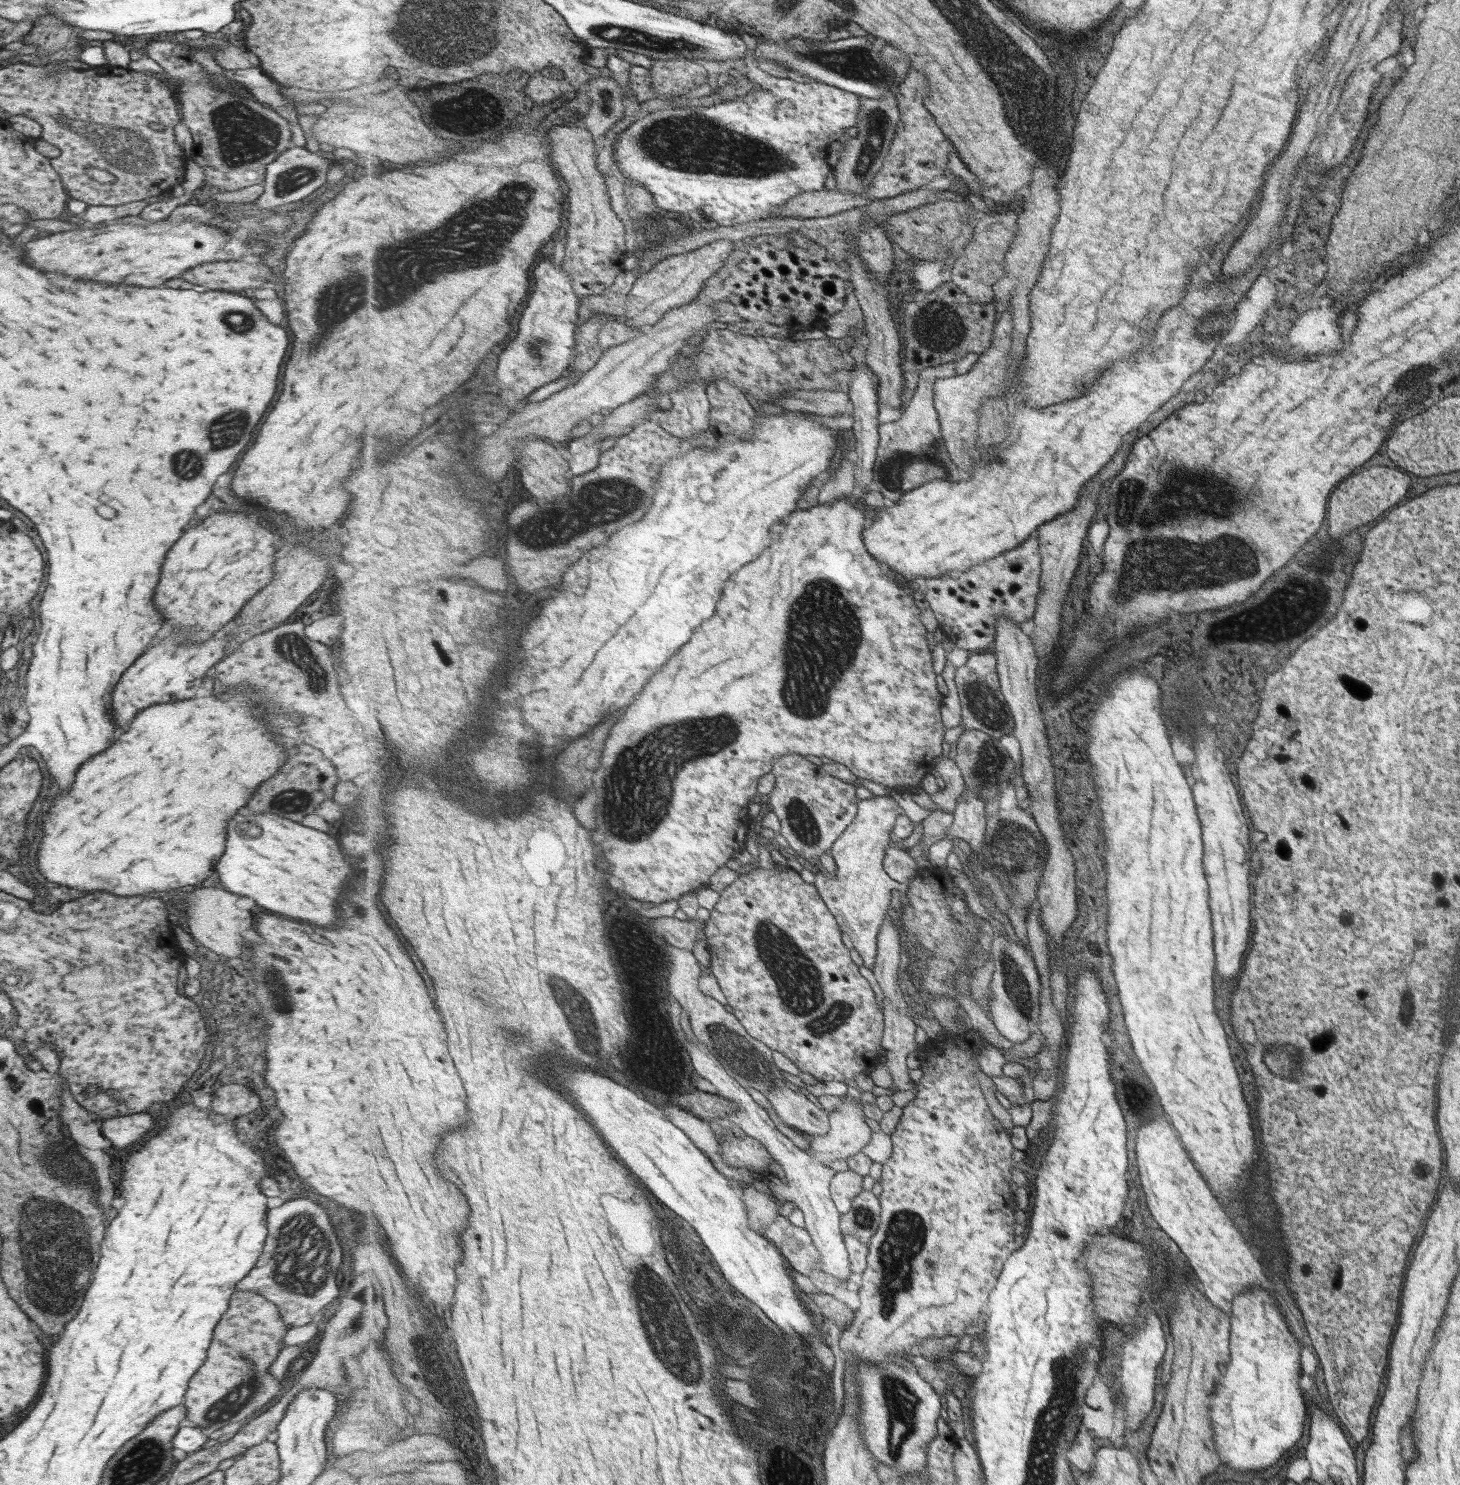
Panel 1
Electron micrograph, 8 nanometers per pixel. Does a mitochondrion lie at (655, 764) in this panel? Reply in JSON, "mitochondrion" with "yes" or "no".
{"mitochondrion":"yes"}

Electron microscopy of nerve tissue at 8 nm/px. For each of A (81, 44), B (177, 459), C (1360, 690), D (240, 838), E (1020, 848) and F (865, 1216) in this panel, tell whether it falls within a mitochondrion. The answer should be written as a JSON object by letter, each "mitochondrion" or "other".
{"A":"other","B":"mitochondrion","C":"mitochondrion","D":"other","E":"mitochondrion","F":"mitochondrion"}

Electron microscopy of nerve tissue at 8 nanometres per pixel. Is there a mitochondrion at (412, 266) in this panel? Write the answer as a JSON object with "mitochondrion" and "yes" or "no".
{"mitochondrion":"yes"}

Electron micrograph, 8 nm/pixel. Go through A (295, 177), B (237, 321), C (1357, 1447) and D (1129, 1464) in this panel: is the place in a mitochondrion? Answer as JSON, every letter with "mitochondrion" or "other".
{"A":"mitochondrion","B":"mitochondrion","C":"other","D":"other"}

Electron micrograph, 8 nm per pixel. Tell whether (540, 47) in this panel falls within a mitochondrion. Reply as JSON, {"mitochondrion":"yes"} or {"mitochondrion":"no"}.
{"mitochondrion":"no"}

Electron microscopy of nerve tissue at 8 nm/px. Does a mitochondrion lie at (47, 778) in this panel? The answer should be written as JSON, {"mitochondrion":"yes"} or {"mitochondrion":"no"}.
{"mitochondrion":"no"}

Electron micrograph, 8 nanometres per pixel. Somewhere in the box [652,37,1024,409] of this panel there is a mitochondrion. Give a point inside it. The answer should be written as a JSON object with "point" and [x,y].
{"point":[854,62]}

